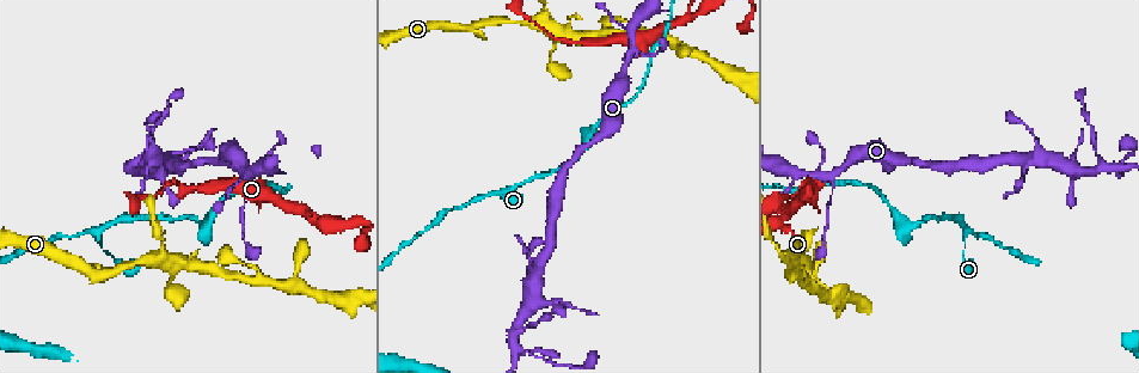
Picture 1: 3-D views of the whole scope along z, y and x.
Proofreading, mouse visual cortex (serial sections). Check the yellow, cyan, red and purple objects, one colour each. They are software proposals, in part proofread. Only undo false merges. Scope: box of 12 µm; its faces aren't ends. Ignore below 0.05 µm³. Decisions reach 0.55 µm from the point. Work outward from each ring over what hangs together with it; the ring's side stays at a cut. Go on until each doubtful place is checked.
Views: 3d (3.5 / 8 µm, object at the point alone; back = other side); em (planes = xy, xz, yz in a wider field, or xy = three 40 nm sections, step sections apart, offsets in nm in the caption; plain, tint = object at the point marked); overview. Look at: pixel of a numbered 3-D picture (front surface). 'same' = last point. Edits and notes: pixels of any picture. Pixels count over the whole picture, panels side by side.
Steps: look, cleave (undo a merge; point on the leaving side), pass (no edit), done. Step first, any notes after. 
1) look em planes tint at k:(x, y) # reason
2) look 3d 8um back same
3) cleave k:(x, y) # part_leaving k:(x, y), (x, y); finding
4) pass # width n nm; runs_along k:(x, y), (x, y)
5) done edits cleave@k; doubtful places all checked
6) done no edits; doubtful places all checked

look em xy step 3 tint at 1:(241, 172) # abrupt turn

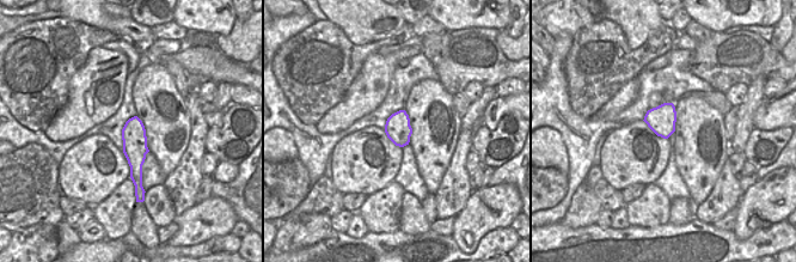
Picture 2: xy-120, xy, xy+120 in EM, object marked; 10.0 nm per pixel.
look 3d 3.5um same

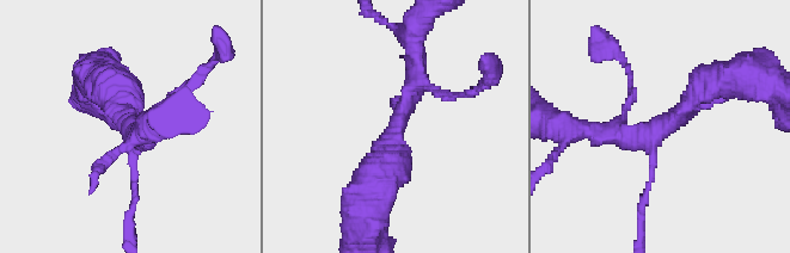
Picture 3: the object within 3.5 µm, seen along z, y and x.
pass # arms 4; arm_widths 100, 150, 250, 350 nm; runs_along 3:(709, 84), (648, 139), (580, 131); continuous, no second cell

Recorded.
look 3d 8um at 1:(480, 195) # branch point

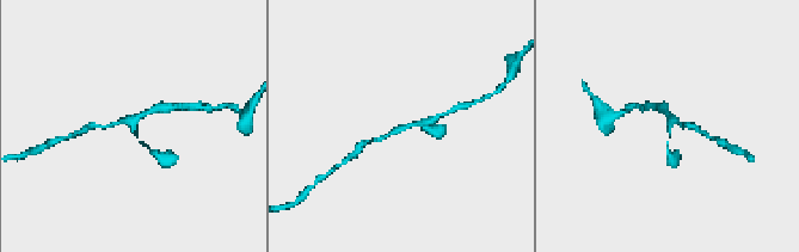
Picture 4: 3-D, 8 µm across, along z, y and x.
look 3d 3.5um at 4:(402, 125)

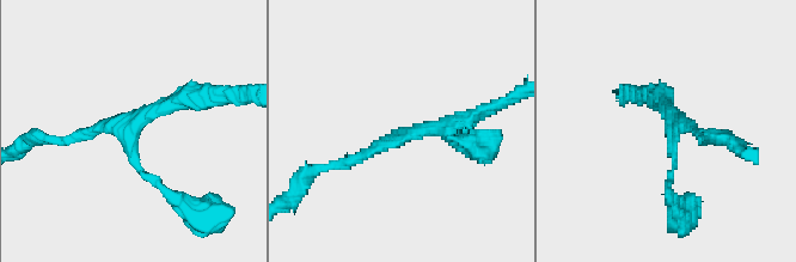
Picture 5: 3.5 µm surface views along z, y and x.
look em xy step 5 tint at 5:(670, 138) # arms 3; arm_widths 100, 150, 200 nm; now the EM

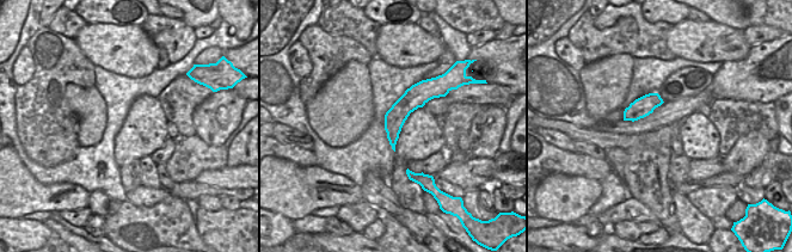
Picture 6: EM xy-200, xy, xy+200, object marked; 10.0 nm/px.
pass # runs_along 5:(669, 199), (672, 119), (657, 96); one cell here

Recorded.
look 3d 3.5um at 1:(209, 227) # abrupt turn

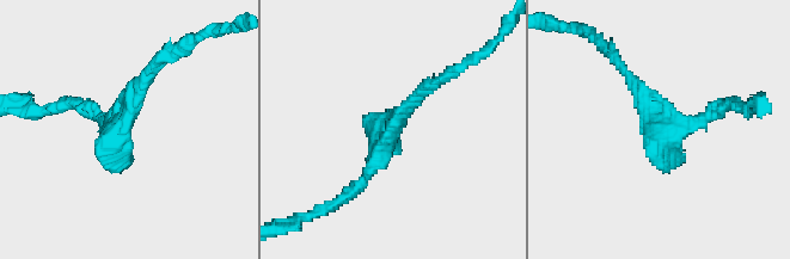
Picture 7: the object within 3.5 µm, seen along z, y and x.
pass # runs_along 7:(349, 193), (423, 90); all the same cell

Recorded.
done no edits; doubtful places all checked

